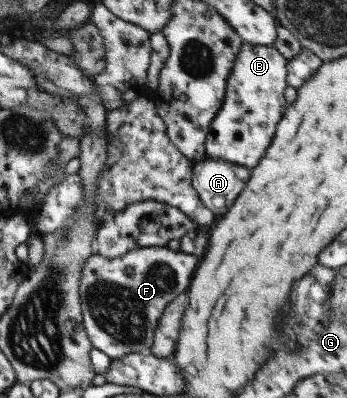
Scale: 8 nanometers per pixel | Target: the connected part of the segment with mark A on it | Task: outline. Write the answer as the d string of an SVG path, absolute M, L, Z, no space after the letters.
M207 157L191 162L190 170L191 186L214 214L227 211L250 176L250 168Z

